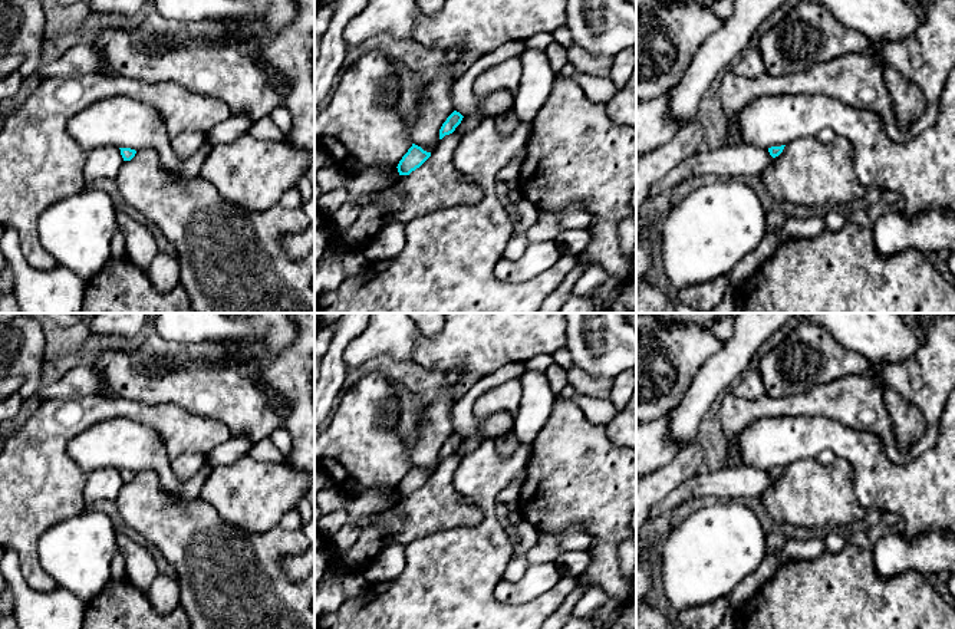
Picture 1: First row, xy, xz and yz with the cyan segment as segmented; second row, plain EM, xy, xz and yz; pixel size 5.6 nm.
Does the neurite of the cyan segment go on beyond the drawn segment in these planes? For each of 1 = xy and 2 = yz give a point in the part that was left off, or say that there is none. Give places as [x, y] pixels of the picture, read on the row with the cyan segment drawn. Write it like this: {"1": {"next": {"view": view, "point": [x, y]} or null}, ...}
{"1": {"next": null}, "2": {"next": null}}

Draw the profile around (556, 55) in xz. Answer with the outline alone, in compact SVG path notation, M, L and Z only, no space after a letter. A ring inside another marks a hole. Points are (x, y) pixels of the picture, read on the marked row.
M553 42L551 45L549 45L547 49L544 50L544 55L554 73L559 73L567 62L566 49L557 42Z

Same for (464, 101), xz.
M513 40L501 45L487 55L481 55L472 66L452 82L449 89L454 111L462 116L483 113L488 118L495 118L501 113L513 111L514 95L506 90L497 90L487 98L480 98L474 93L477 78L504 60L520 56L526 50L523 40Z

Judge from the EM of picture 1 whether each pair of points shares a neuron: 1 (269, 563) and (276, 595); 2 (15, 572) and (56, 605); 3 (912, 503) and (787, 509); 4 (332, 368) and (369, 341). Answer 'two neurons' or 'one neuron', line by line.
1: one neuron
2: one neuron
3: two neurons
4: two neurons

